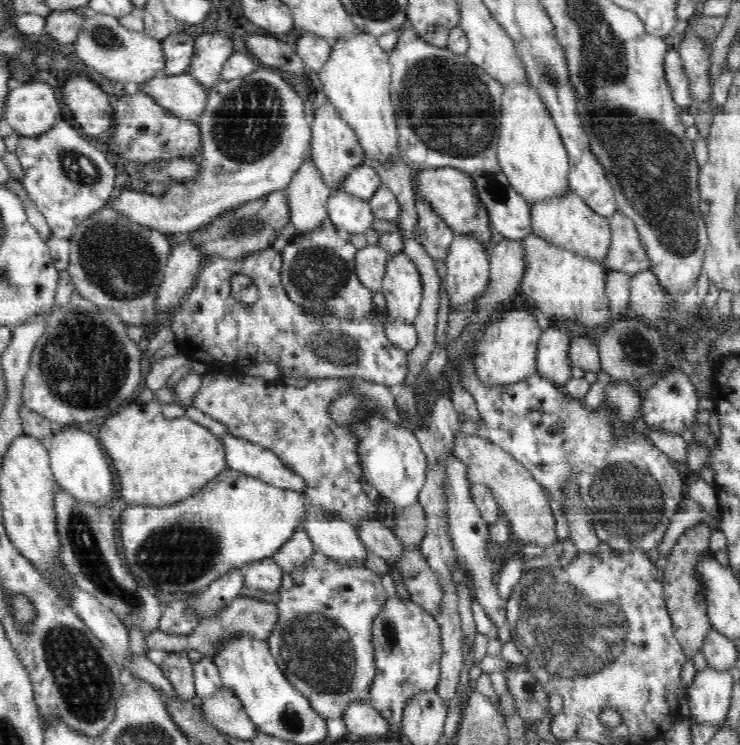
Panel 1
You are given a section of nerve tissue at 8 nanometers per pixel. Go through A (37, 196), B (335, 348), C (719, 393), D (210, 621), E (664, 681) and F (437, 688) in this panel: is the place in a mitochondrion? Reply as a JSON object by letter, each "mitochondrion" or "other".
{"A":"other","B":"mitochondrion","C":"other","D":"other","E":"other","F":"other"}

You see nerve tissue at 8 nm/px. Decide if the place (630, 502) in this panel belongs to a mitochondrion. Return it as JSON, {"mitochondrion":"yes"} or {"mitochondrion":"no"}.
{"mitochondrion":"yes"}

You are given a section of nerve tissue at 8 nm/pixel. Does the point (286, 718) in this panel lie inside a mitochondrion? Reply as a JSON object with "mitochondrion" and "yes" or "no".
{"mitochondrion":"yes"}

